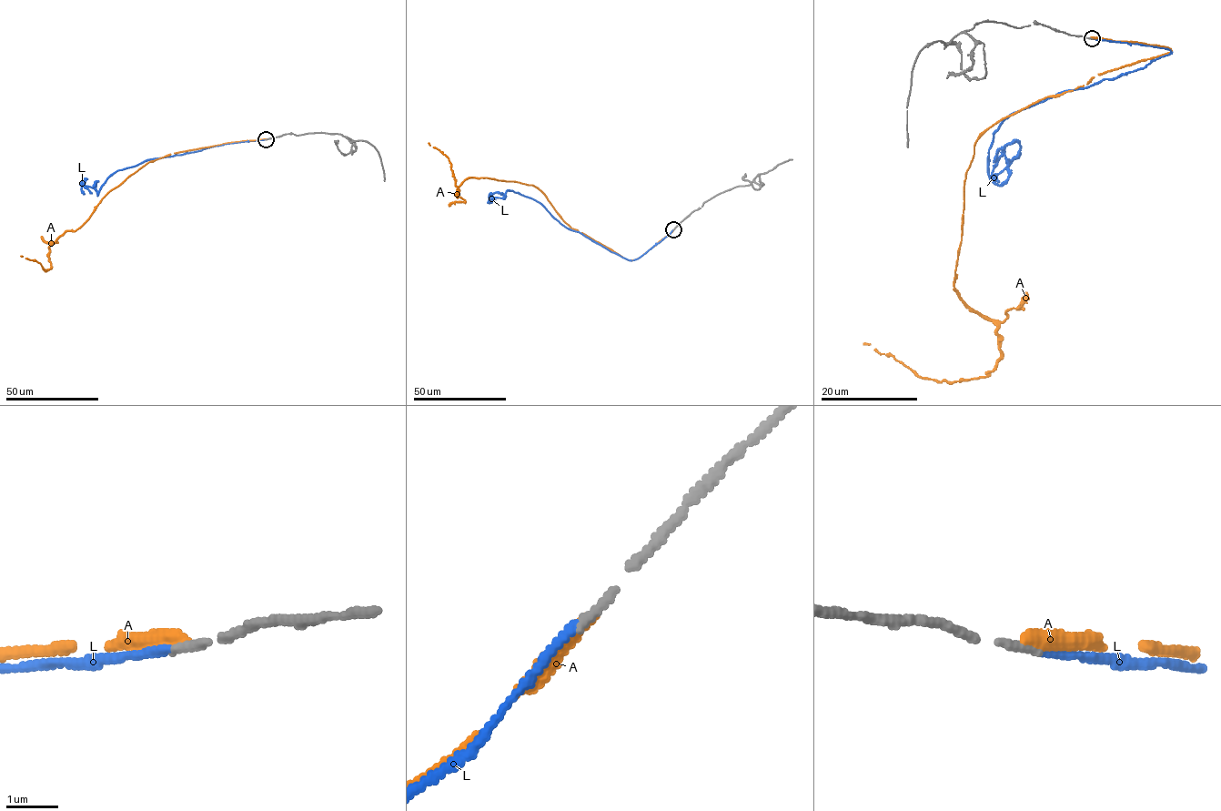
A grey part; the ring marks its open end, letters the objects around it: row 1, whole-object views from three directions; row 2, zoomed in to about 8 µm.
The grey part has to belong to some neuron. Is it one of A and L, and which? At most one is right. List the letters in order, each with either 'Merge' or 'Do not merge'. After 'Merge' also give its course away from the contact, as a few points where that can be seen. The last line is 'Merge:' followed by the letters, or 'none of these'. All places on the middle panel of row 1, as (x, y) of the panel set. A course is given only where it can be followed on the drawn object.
A: Do not merge
L: Merge. Its course: (673, 229), (629, 260), (564, 227), (540, 204), (513, 190), (489, 202), (491, 195), (499, 193)
Merge: L

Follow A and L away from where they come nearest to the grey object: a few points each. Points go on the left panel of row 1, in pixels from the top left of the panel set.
A: (266, 139), (149, 161), (49, 247), (51, 268), (20, 256)
L: (266, 139), (148, 159), (116, 171), (97, 195), (94, 188), (84, 186), (85, 178), (84, 185), (92, 193)

